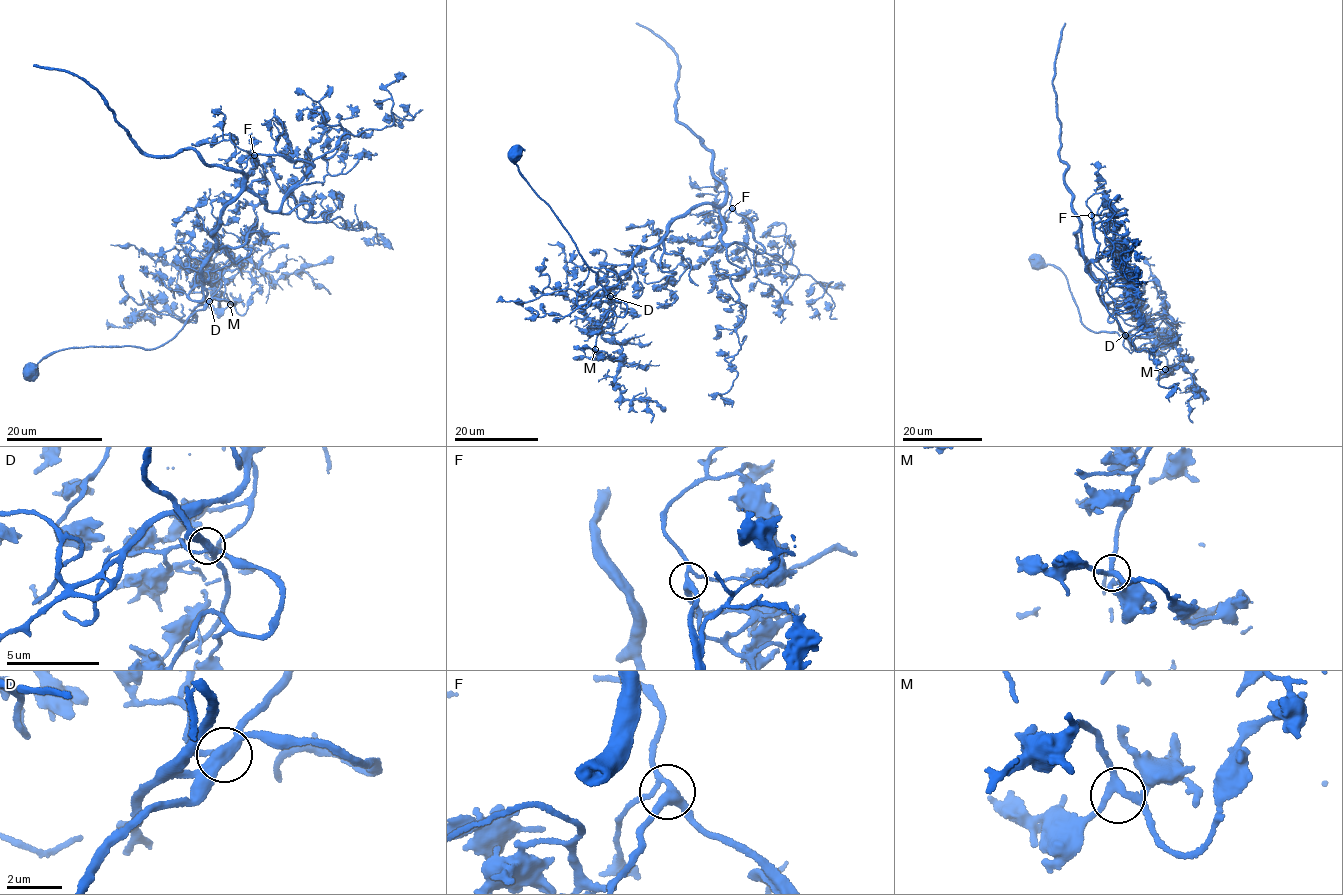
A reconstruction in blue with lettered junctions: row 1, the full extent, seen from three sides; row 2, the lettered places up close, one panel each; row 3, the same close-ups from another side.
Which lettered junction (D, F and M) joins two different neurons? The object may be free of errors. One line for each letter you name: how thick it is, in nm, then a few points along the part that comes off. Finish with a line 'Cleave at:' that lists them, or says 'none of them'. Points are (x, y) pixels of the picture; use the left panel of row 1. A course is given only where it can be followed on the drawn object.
D: 340 nm thick; foreign part runs (209, 301), (162, 346), (149, 349), (129, 345), (64, 349), (45, 356), (33, 368), (30, 366), (28, 376)
Cleave at: D

